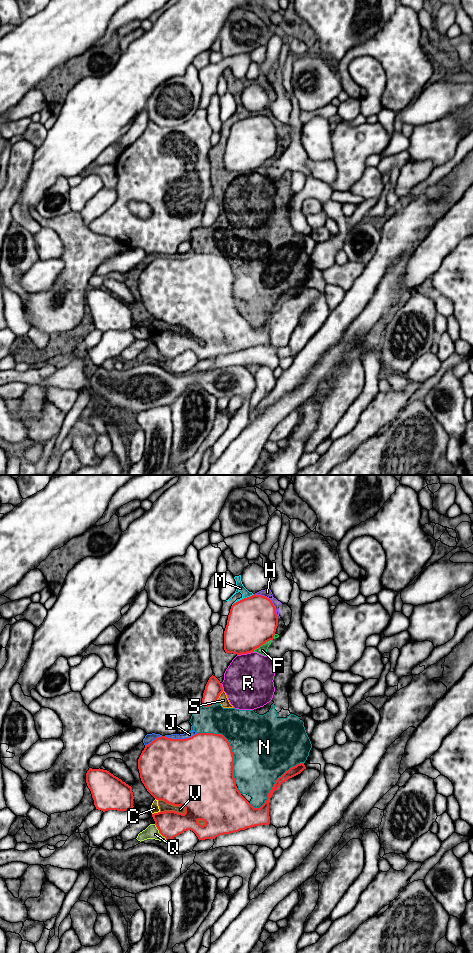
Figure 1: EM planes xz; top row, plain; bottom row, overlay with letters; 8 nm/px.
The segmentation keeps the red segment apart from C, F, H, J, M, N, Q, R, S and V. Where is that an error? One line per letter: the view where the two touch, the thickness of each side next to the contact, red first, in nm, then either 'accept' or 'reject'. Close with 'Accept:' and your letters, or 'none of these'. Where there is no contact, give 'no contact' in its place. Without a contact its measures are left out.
C: contact in xz; calibres 280 and 70 nm; reject
F: contact in xz; calibres 400 and 70 nm; reject
H: contact in xz; calibres 400 and 60 nm; reject
J: contact in xz; calibres 500 and 50 nm; reject
M: contact in xz; calibres 400 and 70 nm; reject
N: contact in xz; calibres 460 and 480 nm; reject
Q: contact in xz; calibres 220 and 110 nm; reject
R: contact in xz; calibres 380 and 400 nm; reject
S: contact in xz; calibres 140 and 80 nm; reject
V: contact in xz; calibres 500 and 80 nm; reject
Accept: none of these

